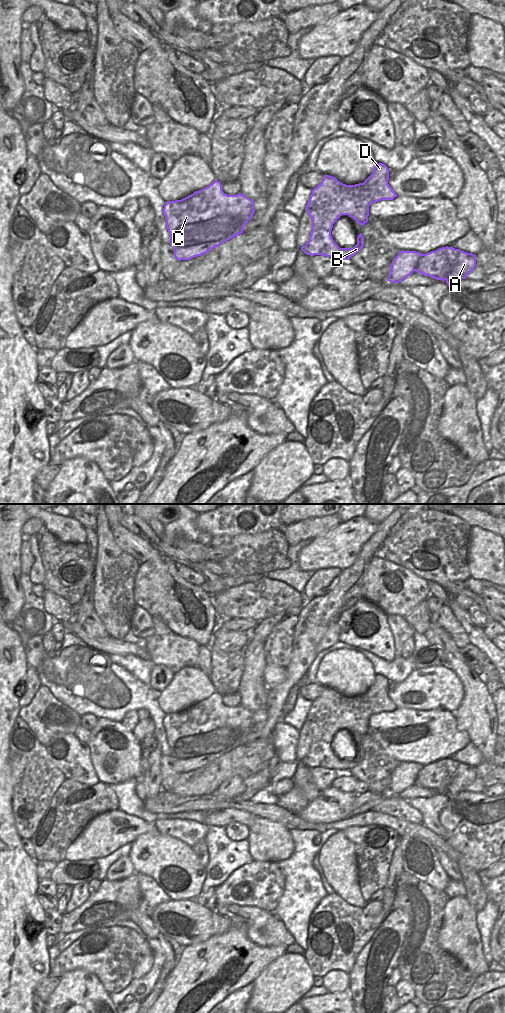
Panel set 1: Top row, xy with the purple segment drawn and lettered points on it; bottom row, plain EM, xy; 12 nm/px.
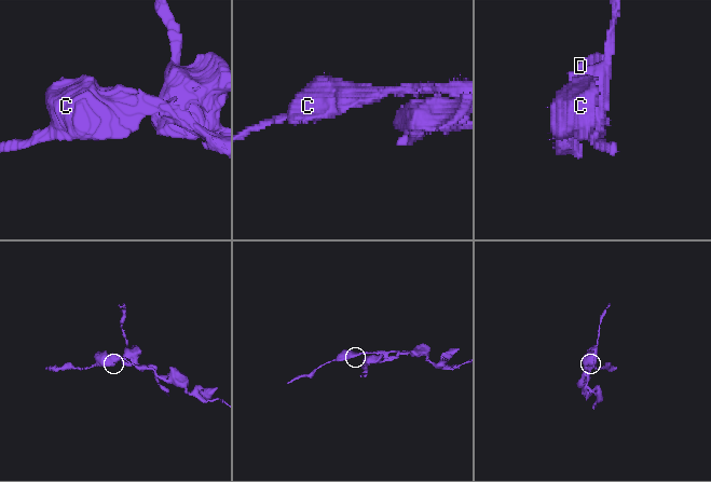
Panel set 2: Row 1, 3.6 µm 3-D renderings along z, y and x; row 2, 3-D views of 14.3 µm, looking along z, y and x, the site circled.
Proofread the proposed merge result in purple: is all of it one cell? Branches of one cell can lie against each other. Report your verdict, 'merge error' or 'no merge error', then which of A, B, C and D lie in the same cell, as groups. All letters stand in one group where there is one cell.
merge error | A B D / C

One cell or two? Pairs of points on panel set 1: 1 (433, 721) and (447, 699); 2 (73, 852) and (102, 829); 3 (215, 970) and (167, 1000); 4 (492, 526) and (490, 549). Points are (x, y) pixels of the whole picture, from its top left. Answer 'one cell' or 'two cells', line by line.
1: two cells
2: one cell
3: one cell
4: two cells

